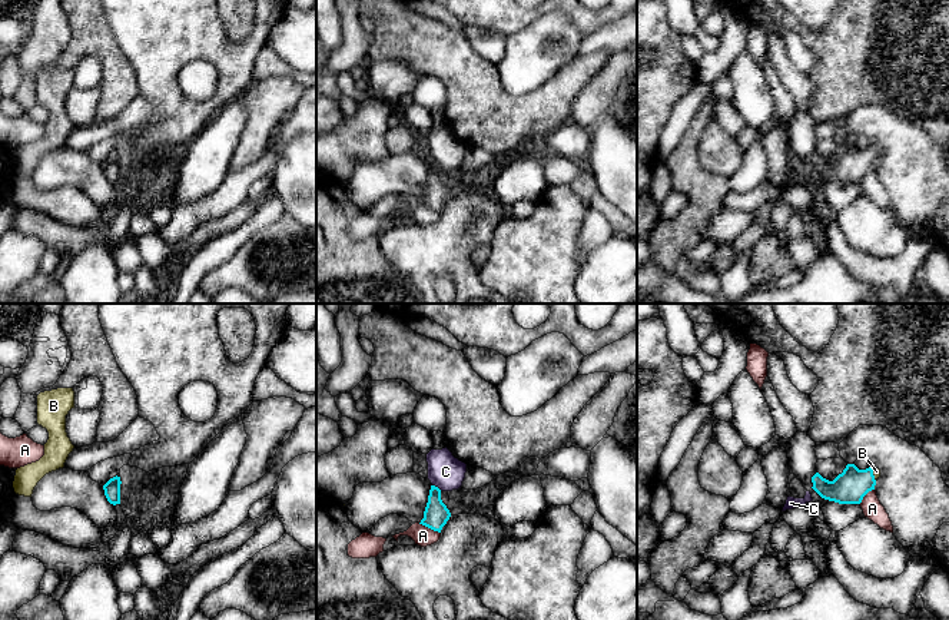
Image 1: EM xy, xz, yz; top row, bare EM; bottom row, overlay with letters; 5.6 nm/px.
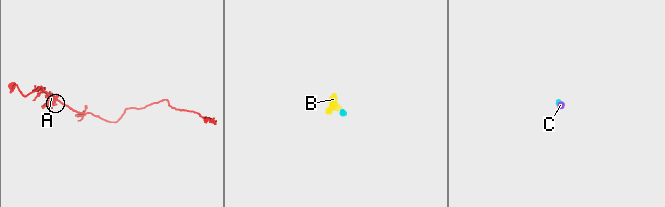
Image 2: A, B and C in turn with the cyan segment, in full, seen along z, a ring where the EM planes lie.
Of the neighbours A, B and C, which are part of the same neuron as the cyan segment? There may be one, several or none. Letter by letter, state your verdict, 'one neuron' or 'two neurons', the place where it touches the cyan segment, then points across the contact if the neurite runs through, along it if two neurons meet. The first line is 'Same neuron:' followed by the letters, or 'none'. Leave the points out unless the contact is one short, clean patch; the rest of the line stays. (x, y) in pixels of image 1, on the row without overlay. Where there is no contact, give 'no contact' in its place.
Same neuron: B, C
A: two neurons; meets cyan in xz at (430, 206); border along xz (418, 202), (440, 212)
B: one neuron; meets cyan in yz at (872, 153); runs through yz (849, 166), (872, 153), (876, 151)
C: one neuron; meets cyan in xz at (437, 166); runs through xz (435, 195), (437, 166), (445, 151)

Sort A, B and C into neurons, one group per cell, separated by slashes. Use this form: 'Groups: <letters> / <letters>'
Groups: A / B C

